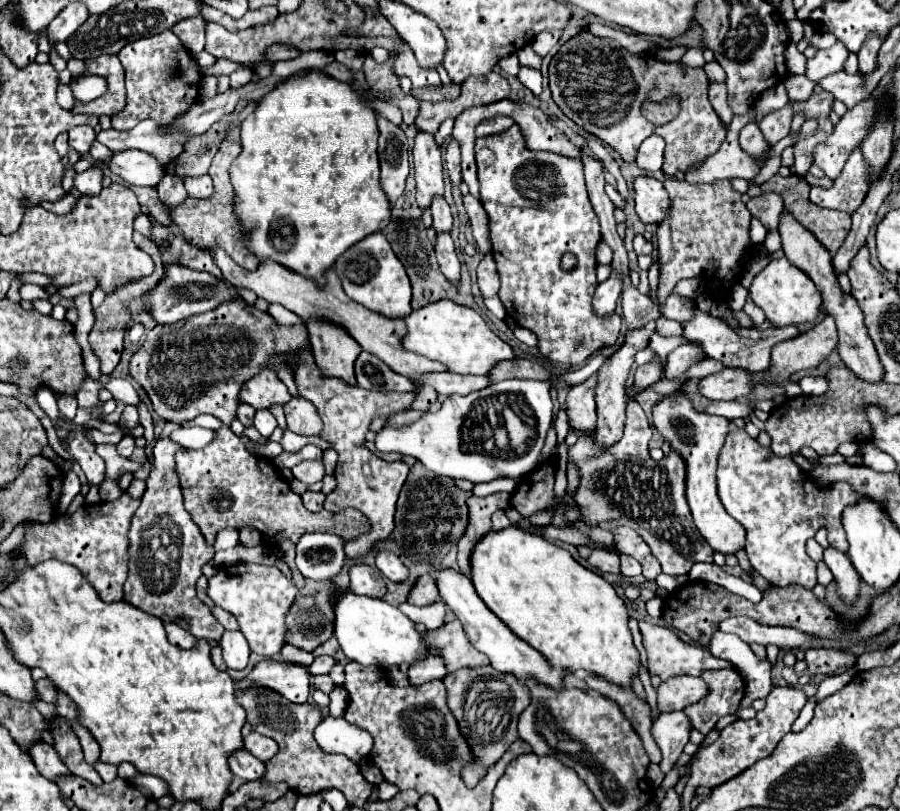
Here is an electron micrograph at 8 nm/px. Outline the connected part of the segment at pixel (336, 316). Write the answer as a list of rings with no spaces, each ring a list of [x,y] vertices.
[[[207,249],[215,261],[215,265],[223,271],[223,277],[233,285],[233,287],[245,287],[257,293],[257,297],[269,301],[269,303],[281,303],[289,311],[297,313],[307,321],[309,317],[319,317],[319,319],[329,319],[339,323],[349,331],[349,335],[369,353],[379,357],[383,363],[387,363],[393,371],[417,379],[425,371],[445,371],[445,367],[437,361],[431,361],[427,357],[409,353],[401,345],[401,337],[405,335],[405,323],[403,321],[389,321],[389,317],[381,317],[381,313],[373,313],[371,309],[365,309],[363,305],[357,305],[355,301],[349,301],[345,291],[341,289],[341,279],[337,277],[335,269],[329,267],[325,271],[327,283],[319,287],[315,281],[309,281],[309,277],[301,277],[301,273],[293,273],[293,269],[285,269],[285,265],[277,265],[275,261],[261,261],[255,271],[241,269],[229,255],[225,255],[225,249]]]

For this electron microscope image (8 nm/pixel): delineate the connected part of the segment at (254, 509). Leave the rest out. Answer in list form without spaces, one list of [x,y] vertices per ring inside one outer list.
[[[221,427],[217,437],[205,449],[177,451],[175,471],[185,497],[185,509],[193,515],[195,523],[201,525],[201,533],[207,543],[213,543],[215,535],[225,527],[255,527],[271,537],[269,547],[277,547],[283,539],[297,543],[303,533],[335,533],[347,539],[357,537],[363,527],[369,527],[365,517],[355,509],[345,509],[337,515],[325,509],[319,513],[305,509],[301,497],[293,493],[277,465],[271,459],[267,463],[265,457],[249,453],[229,427]]]

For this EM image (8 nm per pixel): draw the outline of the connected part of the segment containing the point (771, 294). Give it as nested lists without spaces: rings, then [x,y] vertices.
[[[787,257],[773,259],[761,273],[755,275],[753,285],[749,287],[753,303],[763,309],[767,321],[775,327],[813,323],[821,311],[821,293],[815,283],[795,265],[789,263]]]

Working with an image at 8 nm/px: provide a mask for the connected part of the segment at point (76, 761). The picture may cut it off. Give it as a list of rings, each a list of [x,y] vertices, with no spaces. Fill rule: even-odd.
[[[57,715],[51,719],[45,719],[45,727],[53,737],[53,749],[59,753],[59,757],[67,765],[67,769],[73,775],[83,777],[93,785],[101,785],[103,781],[101,781],[99,773],[95,771],[95,767],[83,759],[83,749],[81,749],[79,737],[75,735],[71,721]]]

